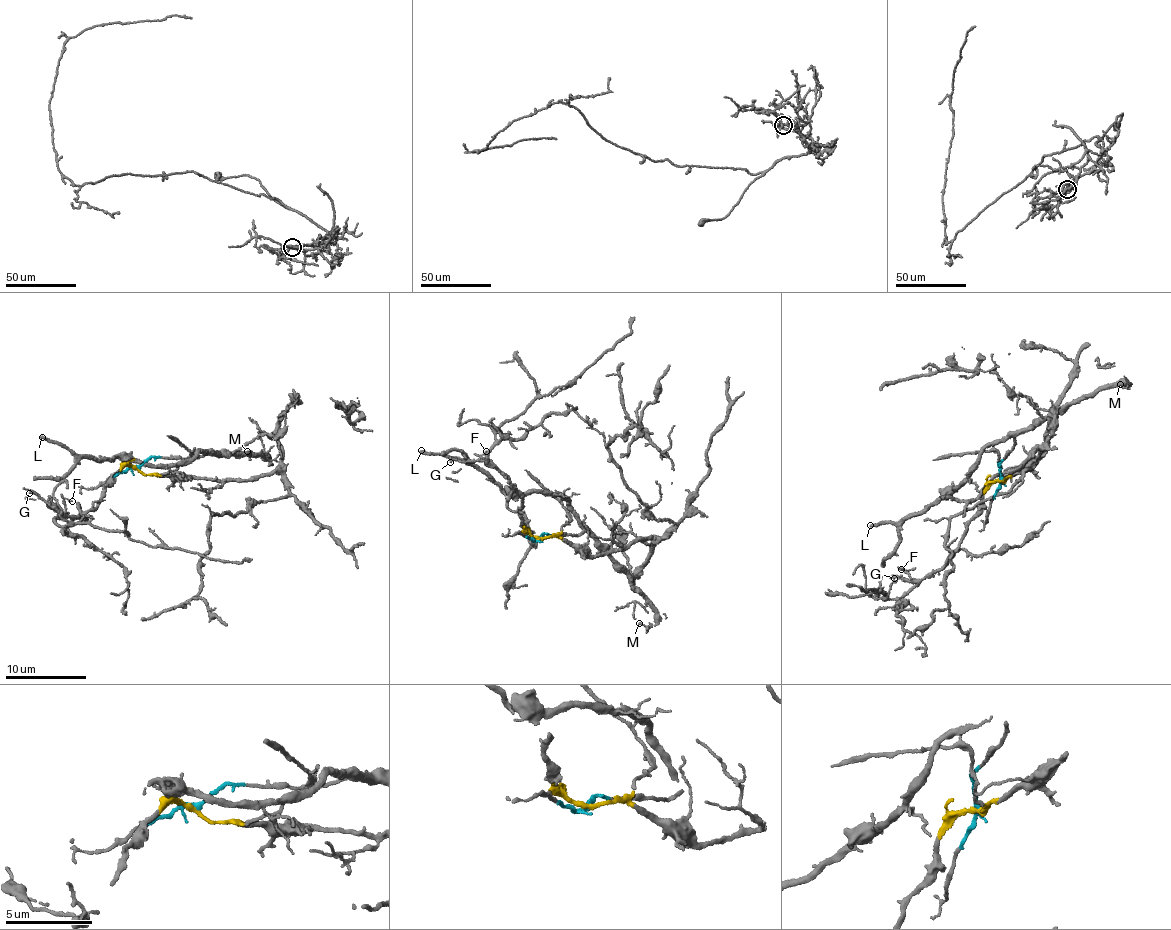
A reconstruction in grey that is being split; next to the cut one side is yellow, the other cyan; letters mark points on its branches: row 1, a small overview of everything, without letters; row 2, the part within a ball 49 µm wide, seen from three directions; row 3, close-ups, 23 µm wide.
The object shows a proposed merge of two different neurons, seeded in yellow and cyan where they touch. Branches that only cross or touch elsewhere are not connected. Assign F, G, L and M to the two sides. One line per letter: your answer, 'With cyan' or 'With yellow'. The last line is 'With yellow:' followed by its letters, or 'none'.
F: With yellow
G: With yellow
L: With cyan
M: With cyan
With yellow: F, G

